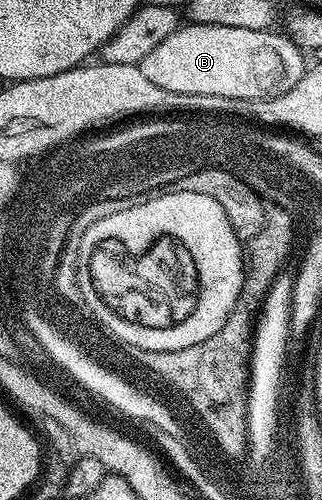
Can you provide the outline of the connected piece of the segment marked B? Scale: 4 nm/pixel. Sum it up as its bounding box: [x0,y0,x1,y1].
[141,24,304,101]

